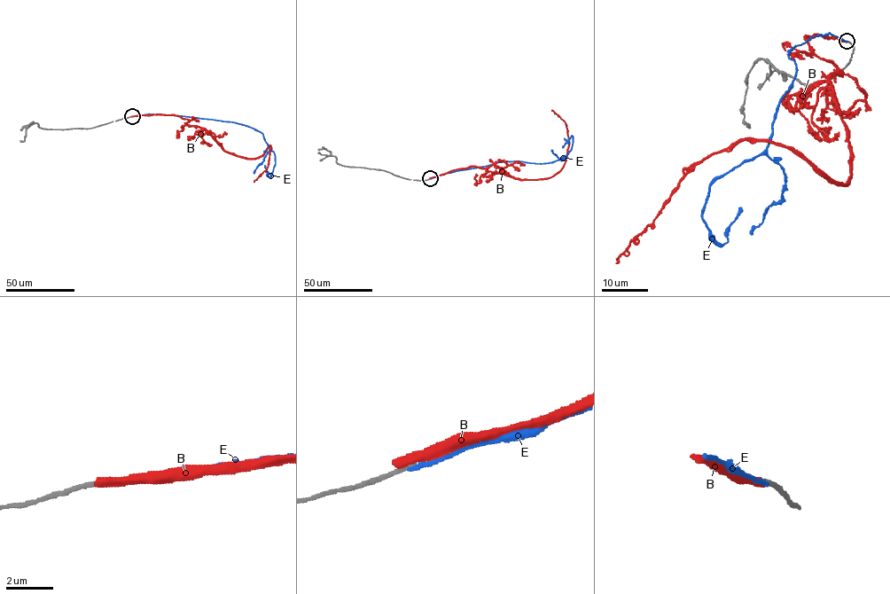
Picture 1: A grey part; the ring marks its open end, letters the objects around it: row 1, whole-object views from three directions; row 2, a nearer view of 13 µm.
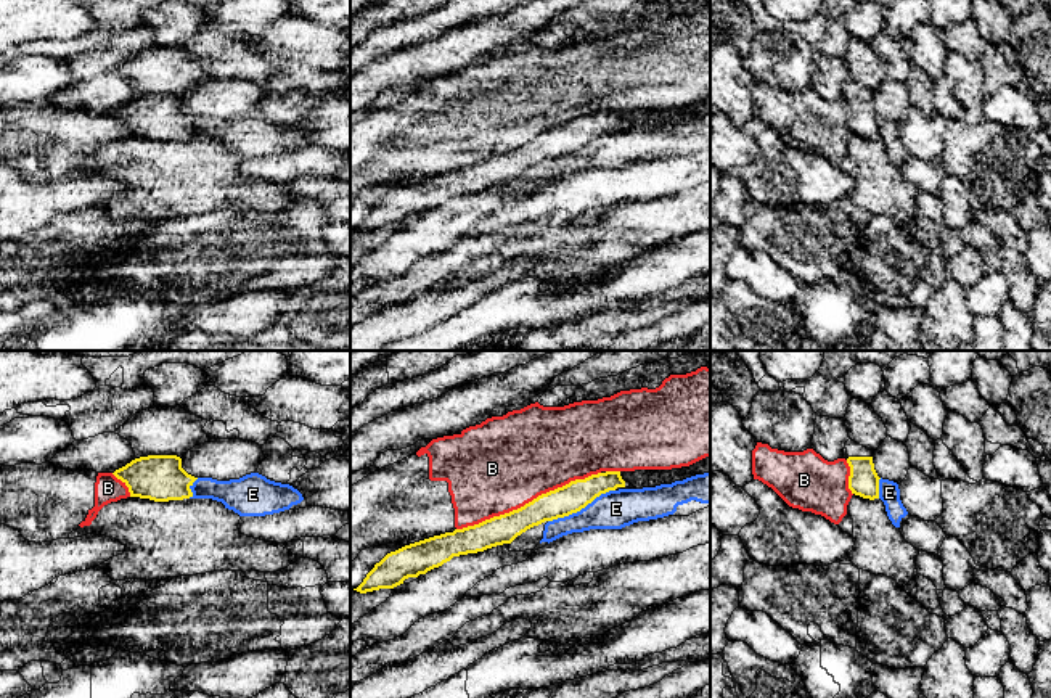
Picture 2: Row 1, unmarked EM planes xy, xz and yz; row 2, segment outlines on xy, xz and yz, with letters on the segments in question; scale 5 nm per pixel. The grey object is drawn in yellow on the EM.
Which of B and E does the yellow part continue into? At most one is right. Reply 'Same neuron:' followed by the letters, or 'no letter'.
Same neuron: no letter

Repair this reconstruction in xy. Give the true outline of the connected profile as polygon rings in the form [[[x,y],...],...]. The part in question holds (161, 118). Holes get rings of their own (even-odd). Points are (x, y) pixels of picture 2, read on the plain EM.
[[[148,95],[127,103],[112,113],[130,132],[130,137],[154,142],[193,137],[191,125],[198,119],[182,108],[177,95]]]

